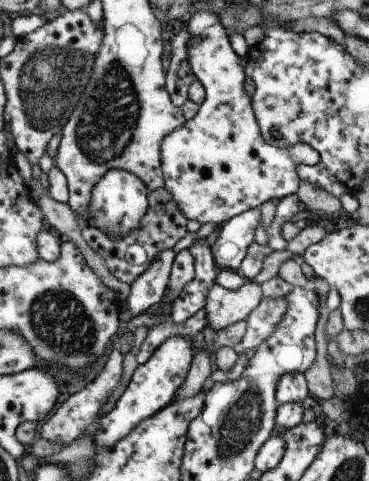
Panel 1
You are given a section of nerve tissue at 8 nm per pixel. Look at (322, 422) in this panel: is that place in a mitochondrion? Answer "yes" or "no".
no

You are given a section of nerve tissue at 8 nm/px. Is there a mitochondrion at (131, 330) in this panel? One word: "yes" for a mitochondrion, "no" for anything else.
no

